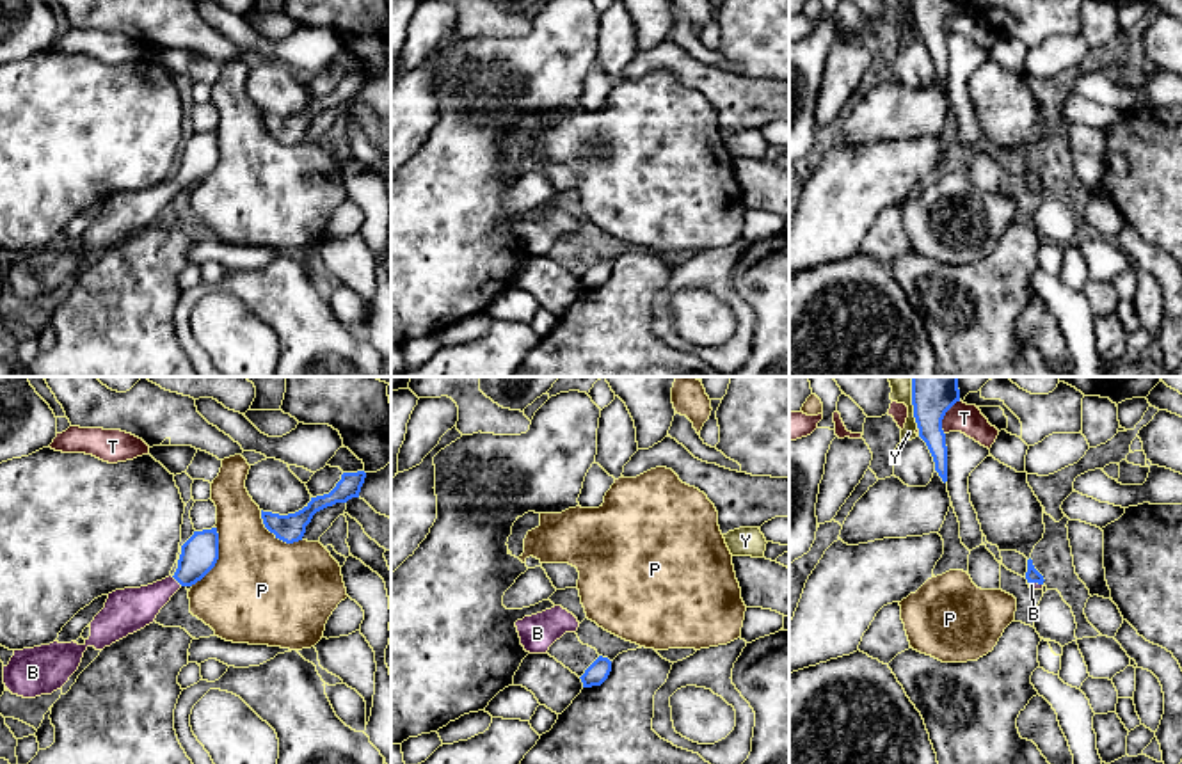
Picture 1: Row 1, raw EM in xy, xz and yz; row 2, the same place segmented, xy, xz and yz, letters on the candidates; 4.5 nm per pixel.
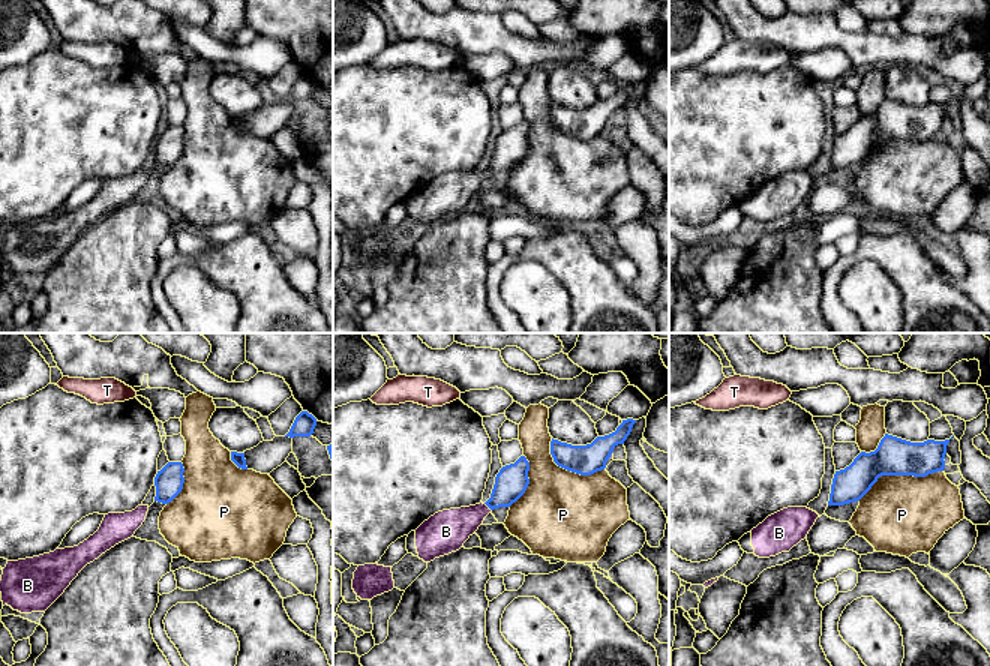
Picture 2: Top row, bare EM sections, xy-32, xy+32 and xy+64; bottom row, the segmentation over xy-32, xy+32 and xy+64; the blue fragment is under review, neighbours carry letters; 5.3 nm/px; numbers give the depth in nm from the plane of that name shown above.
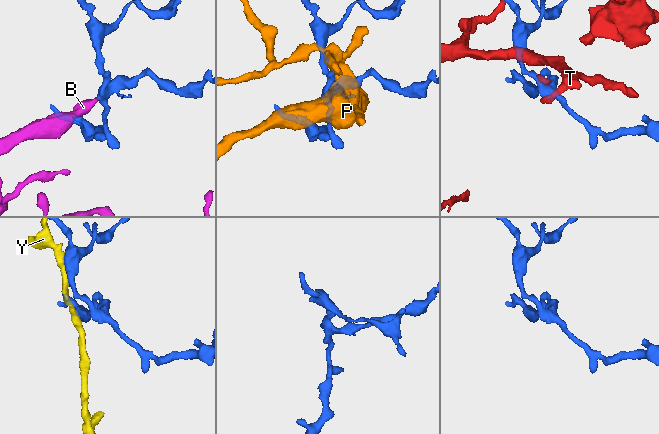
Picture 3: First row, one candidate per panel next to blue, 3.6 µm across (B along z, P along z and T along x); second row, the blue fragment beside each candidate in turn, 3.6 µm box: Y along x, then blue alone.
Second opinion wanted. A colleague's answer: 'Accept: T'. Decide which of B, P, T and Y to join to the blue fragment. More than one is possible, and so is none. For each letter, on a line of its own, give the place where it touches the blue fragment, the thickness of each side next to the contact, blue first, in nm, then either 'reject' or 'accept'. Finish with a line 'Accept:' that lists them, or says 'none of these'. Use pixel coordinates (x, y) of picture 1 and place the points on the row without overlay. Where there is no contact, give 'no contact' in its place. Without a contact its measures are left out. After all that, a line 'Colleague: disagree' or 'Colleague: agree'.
B: xy (176, 182) | 170/200 nm | accept
P: xy (217, 160) | 170/480 nm | reject
T: yz (944, 16) | 140/130 nm | reject
Y: yz (914, 15) | 140/60 nm | reject
Accept: B
Colleague: disagree

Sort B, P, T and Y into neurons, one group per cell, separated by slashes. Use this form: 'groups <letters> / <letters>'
groups B / P / T / Y

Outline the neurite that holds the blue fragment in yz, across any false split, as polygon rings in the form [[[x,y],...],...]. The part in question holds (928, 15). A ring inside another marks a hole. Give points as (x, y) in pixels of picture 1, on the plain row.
[[[912,0],[919,39],[926,44],[944,85],[947,84],[947,48],[942,21],[956,4],[960,0]]]

